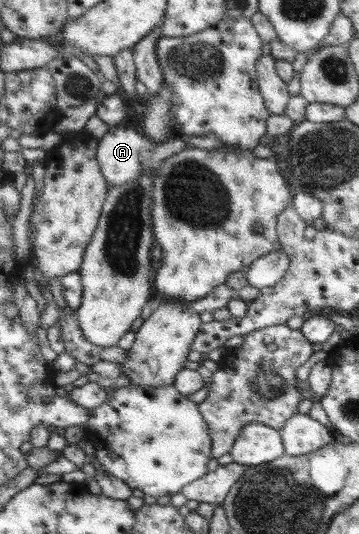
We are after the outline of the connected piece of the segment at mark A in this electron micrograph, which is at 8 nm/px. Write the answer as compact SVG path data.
M125 124L110 126L99 142L98 160L110 187L124 186L130 181L138 181L145 172L162 167L162 163L168 157L177 155L188 148L182 135L175 135L163 144L154 143L145 134L141 135Z

